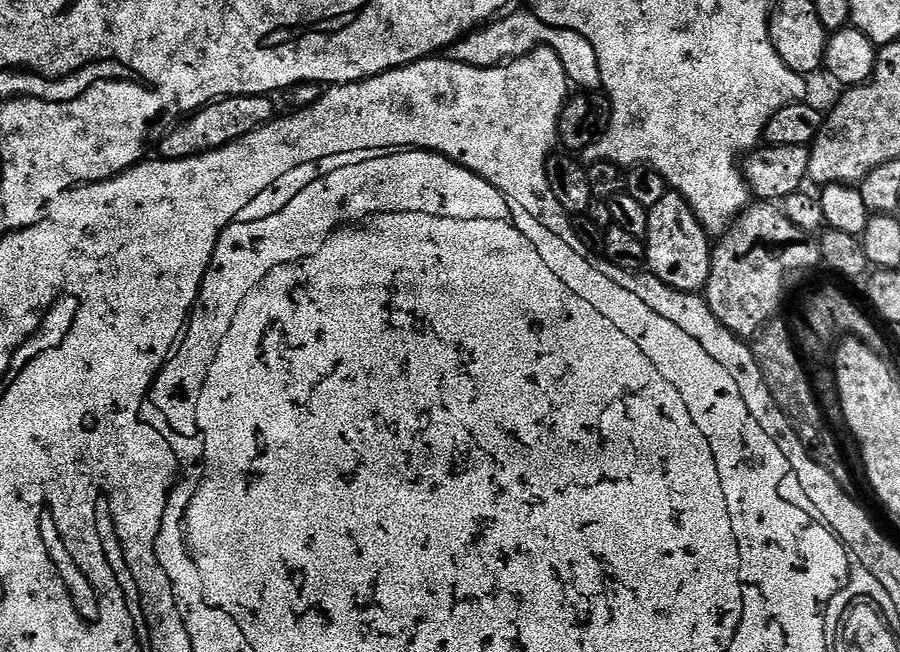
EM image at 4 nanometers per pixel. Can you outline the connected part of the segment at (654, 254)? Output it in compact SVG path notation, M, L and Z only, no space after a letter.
M669 190L658 206L647 211L648 229L643 237L647 271L679 292L703 293L710 272L713 245L690 206L677 192Z

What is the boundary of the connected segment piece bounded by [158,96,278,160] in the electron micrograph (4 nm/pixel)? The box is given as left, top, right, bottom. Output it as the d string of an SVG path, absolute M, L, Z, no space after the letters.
M221 96L205 108L173 124L172 129L158 141L159 159L181 160L201 156L210 150L218 150L246 134L277 119L275 99L272 96Z

